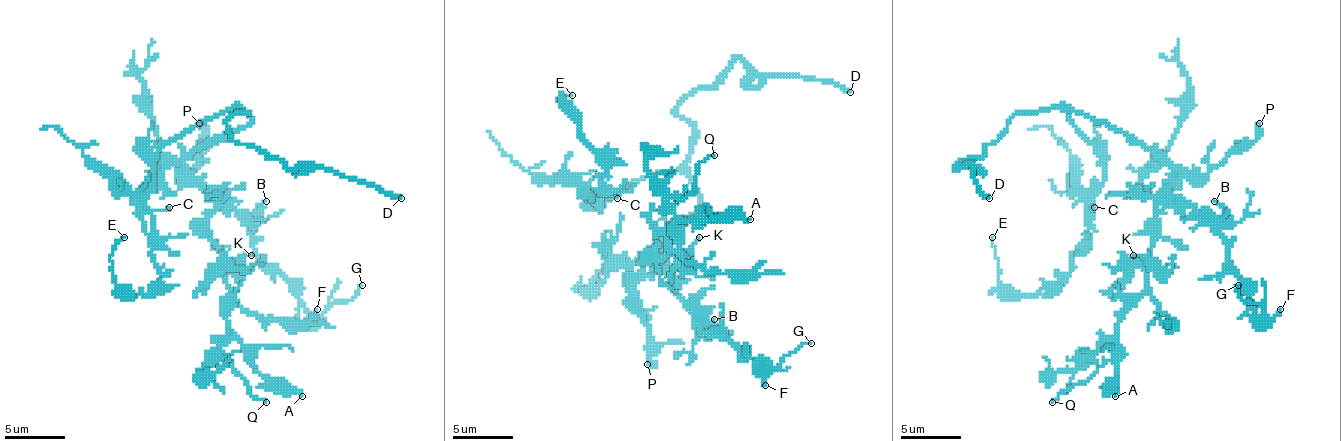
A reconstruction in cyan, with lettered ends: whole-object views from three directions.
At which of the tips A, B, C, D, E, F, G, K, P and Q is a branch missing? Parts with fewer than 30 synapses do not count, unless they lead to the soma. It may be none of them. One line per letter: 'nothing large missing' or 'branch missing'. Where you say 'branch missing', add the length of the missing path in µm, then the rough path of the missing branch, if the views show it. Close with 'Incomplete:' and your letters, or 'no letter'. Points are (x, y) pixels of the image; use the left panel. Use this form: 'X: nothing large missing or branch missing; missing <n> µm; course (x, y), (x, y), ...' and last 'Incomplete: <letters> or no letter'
A: nothing large missing
B: nothing large missing
C: nothing large missing
D: branch missing; missing 10 µm
E: nothing large missing
F: nothing large missing
G: nothing large missing
K: nothing large missing
P: nothing large missing
Q: nothing large missing
Incomplete: D

